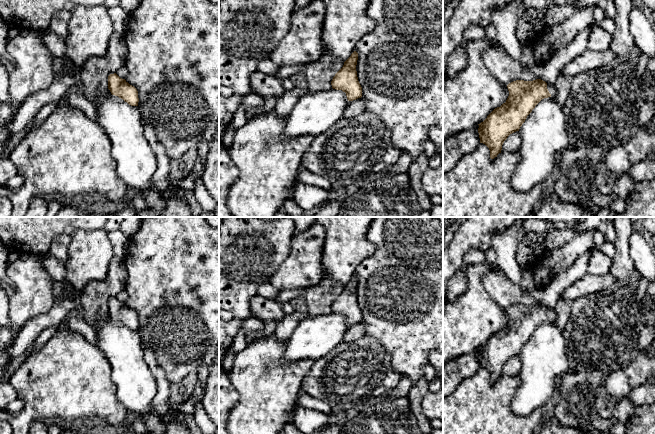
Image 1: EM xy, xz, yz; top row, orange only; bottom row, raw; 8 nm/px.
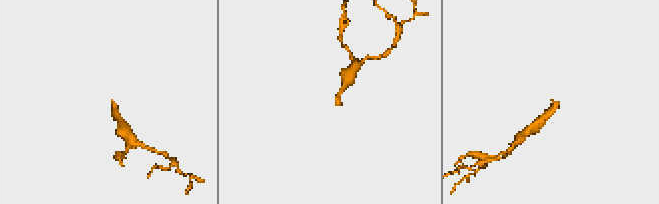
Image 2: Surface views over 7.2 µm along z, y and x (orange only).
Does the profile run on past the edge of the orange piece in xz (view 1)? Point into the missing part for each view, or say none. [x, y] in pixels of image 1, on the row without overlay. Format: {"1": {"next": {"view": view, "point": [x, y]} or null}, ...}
{"1": {"next": null}}

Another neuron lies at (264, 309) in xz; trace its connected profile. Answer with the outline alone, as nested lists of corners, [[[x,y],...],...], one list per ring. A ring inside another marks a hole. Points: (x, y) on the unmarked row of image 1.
[[[254,296],[251,299],[252,317],[261,321],[279,323],[286,317],[282,303],[262,296]]]

